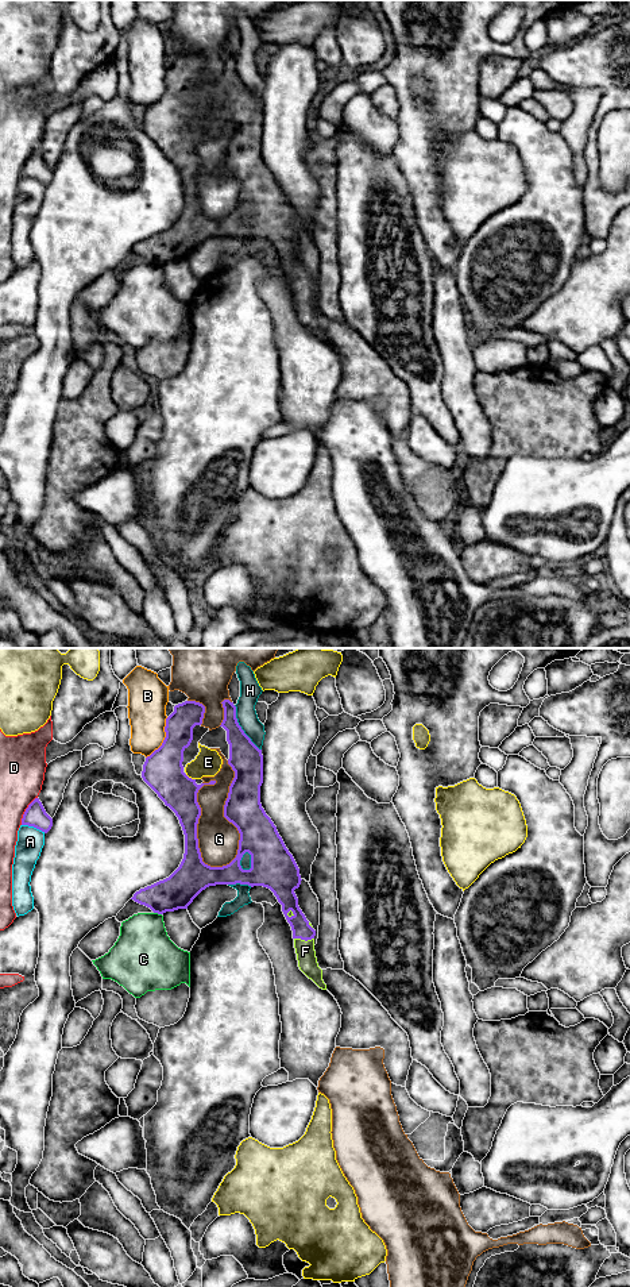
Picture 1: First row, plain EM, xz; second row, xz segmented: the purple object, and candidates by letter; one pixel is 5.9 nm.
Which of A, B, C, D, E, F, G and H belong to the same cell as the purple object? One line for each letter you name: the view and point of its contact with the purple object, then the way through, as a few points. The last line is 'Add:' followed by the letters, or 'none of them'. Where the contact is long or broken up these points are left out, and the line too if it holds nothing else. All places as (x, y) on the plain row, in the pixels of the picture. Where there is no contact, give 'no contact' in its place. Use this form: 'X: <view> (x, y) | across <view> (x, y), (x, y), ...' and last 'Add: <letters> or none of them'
F: xz (304, 291) | across xz (300, 277), (304, 291), (305, 303)
Add: F

